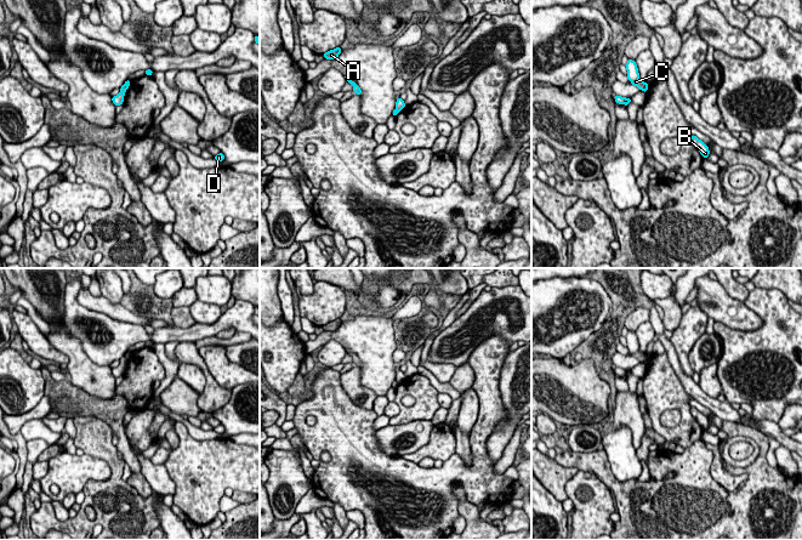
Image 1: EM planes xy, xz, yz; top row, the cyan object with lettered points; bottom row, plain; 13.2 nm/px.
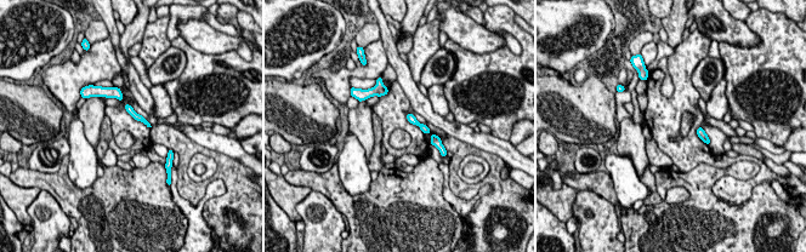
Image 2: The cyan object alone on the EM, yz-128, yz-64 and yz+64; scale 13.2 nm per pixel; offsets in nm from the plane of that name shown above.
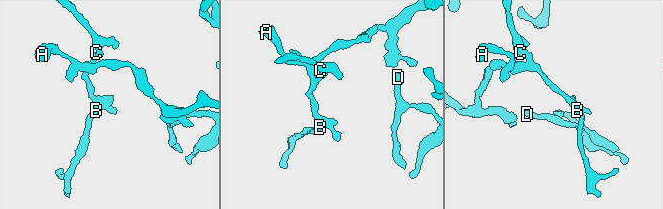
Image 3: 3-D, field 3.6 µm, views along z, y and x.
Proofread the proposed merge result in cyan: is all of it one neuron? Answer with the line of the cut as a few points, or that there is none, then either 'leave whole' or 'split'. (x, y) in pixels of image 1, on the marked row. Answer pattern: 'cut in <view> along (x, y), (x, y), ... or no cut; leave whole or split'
cut in yz along (647, 84), (643, 90); split

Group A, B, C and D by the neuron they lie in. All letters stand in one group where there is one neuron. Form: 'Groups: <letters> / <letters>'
Groups: A B / C D

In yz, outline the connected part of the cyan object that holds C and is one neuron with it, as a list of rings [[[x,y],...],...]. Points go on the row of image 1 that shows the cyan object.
[[[627,59],[626,70],[627,70],[627,73],[626,73],[627,80],[630,80],[631,84],[637,86],[641,91],[644,91],[644,87],[648,84],[639,79],[638,68],[637,68],[637,64],[633,59]]]

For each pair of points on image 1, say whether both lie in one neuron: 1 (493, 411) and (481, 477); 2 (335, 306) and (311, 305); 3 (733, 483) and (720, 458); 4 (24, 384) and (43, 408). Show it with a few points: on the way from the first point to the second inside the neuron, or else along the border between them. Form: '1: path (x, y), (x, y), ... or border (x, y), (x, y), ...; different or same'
1: path (483, 427), (479, 433), (481, 461); same
2: path (329, 306), (317, 306); same
3: path (727, 477), (720, 470), (720, 464); same
4: border (44, 396), (30, 409), (12, 415); different

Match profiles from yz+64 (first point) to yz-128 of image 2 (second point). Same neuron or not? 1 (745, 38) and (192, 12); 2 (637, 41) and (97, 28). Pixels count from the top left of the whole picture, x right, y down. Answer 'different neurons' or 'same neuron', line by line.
1: different neurons
2: same neuron

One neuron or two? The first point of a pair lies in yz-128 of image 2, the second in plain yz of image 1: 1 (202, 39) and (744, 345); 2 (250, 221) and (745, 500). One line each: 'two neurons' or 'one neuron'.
1: two neurons
2: one neuron

